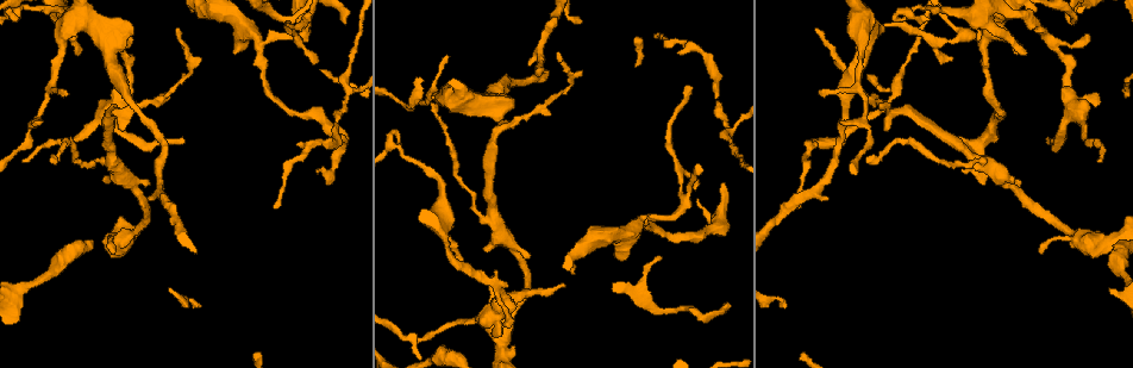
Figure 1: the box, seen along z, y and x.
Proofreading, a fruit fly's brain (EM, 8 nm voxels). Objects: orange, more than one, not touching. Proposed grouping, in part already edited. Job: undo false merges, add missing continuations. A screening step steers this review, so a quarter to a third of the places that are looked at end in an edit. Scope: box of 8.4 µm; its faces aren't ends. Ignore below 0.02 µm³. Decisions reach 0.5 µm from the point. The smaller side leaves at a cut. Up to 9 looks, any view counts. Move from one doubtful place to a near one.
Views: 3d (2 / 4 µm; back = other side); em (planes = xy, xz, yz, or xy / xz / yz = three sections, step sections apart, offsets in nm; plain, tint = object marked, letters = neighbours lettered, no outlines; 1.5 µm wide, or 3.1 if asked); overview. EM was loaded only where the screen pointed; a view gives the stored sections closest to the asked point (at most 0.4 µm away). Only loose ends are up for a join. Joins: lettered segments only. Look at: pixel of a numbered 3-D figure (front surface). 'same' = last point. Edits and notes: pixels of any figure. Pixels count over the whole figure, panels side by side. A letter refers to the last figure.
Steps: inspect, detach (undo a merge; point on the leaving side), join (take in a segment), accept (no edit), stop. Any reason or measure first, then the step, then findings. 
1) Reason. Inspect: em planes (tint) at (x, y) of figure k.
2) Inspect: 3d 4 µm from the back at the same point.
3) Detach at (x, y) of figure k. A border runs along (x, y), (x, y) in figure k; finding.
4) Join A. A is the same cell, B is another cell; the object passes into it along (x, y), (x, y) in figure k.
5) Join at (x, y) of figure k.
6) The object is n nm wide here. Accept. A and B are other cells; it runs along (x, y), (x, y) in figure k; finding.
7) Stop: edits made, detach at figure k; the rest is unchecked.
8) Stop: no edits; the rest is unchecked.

Sudden change in width. Inspect: 3d 2 µm at (491, 217) of figure 1.

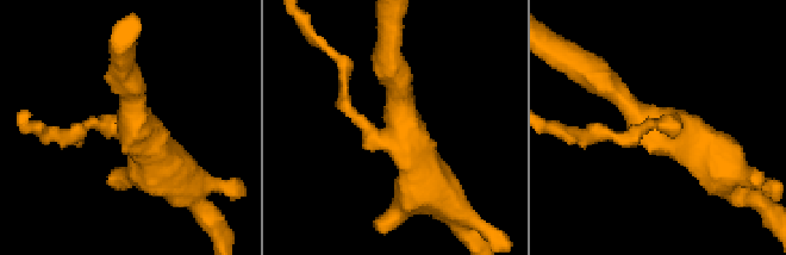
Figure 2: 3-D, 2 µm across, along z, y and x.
3 arms meet here; shape alone is not enough. Inspect: em xy step 8 (tint) at (397, 128) of figure 2.

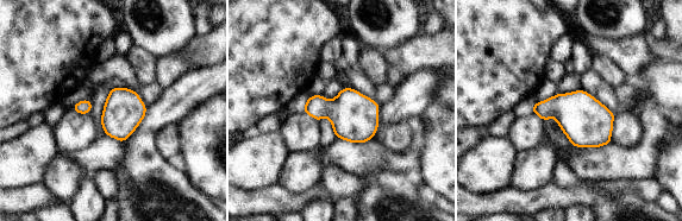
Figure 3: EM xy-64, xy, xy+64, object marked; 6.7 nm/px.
Inspect: em planes (letters) at the same point.

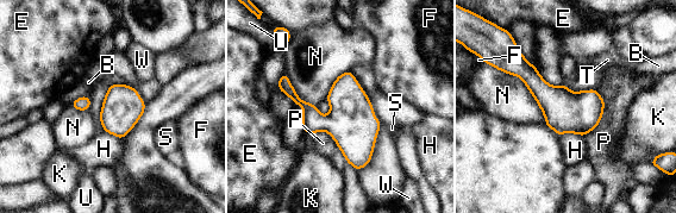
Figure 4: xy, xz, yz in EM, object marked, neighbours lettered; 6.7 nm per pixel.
The object is 280 nm wide here. Accept. B, E, F, H, K, N, P, S, T, U and W are other cells; a border runs along (496, 68), (521, 80), (546, 125) in figure 4; one cell here.

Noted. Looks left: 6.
Branch point. Inspect: em planes (letters) at (640, 219) of figure 1.

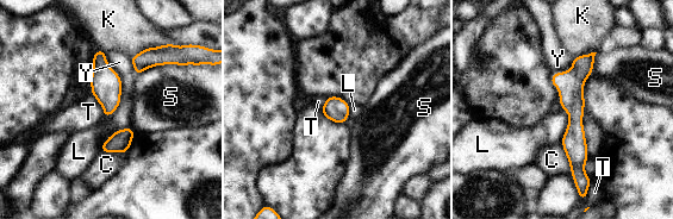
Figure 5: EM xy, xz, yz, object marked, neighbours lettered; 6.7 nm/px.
Accept. C, K, L, S, T and Y are other cells; a border runs along (91, 91), (101, 106), (104, 116) in figure 5; continuous, no second cell.

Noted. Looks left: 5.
Tapers out. Inspect: em yz step 4 (tint) at (656, 35) of figure 1.

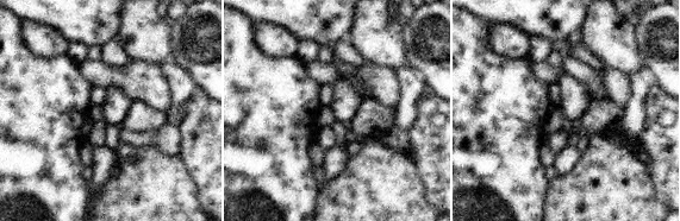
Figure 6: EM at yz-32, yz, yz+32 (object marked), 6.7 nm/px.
Cut it another way. Inspect: em planes (letters) at the same point.

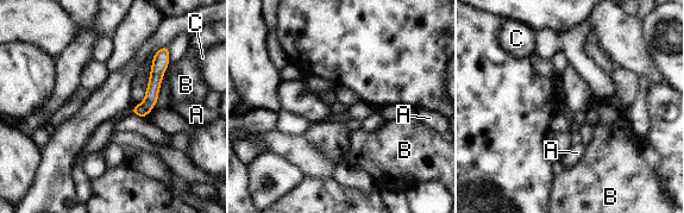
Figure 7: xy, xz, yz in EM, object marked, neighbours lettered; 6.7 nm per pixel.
The object is 100 nm wide here. Accept. A, B and C are other cells; none of them fits.

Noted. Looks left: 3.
Tapers out. Inspect: 3d 2 µm at (841, 122) of figure 1.

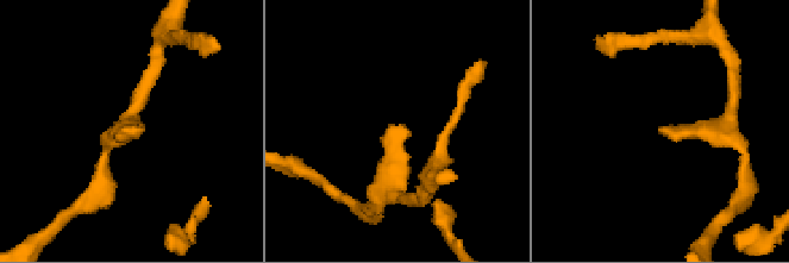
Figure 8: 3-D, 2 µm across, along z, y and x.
Inspect: em planes (letters) at (401, 124) of figure 8.

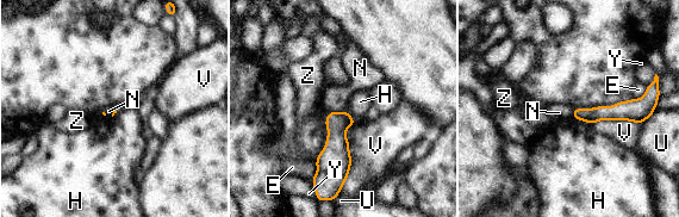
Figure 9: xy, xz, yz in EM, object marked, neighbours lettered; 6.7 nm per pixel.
Accept. E, H, N, U, V, Y and Z are other cells; it runs along (643, 105), (633, 111), (575, 113) in figure 9; no lettered segment goes on from it.

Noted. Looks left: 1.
Stop: no edits; the rest is unchecked.

